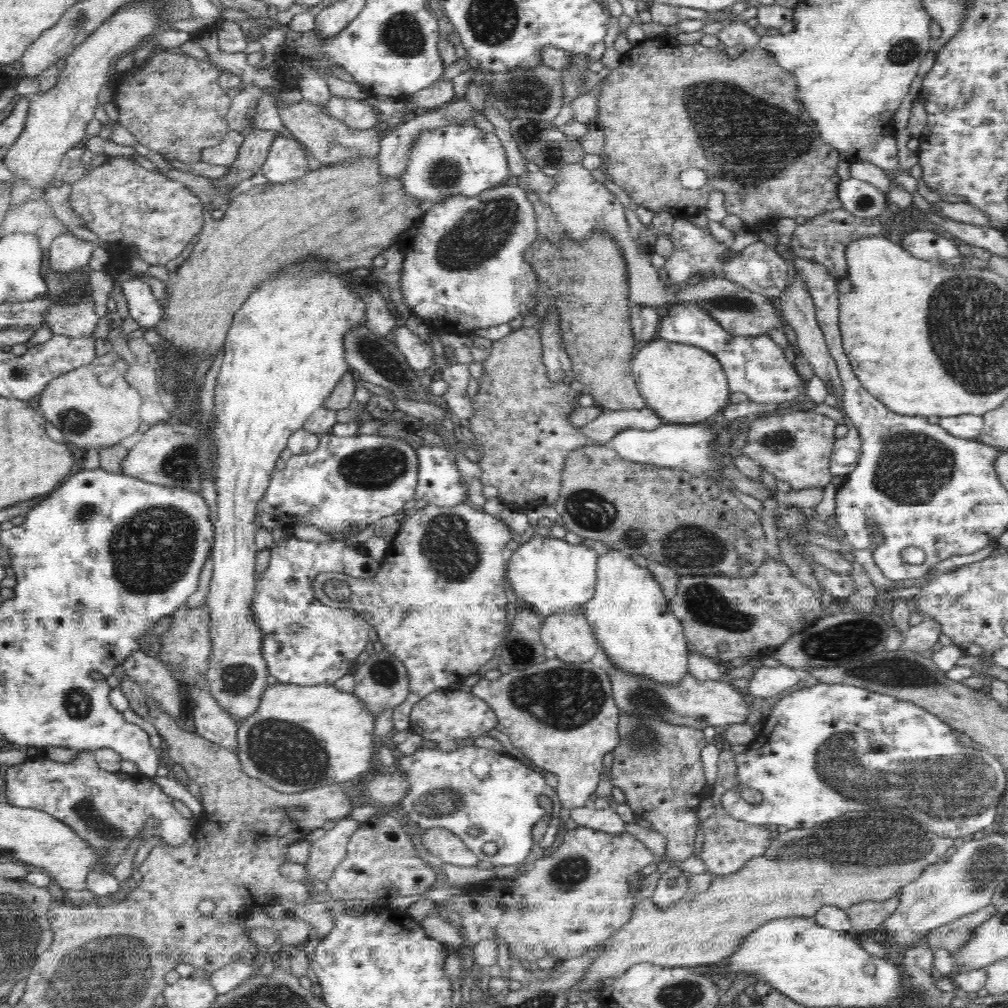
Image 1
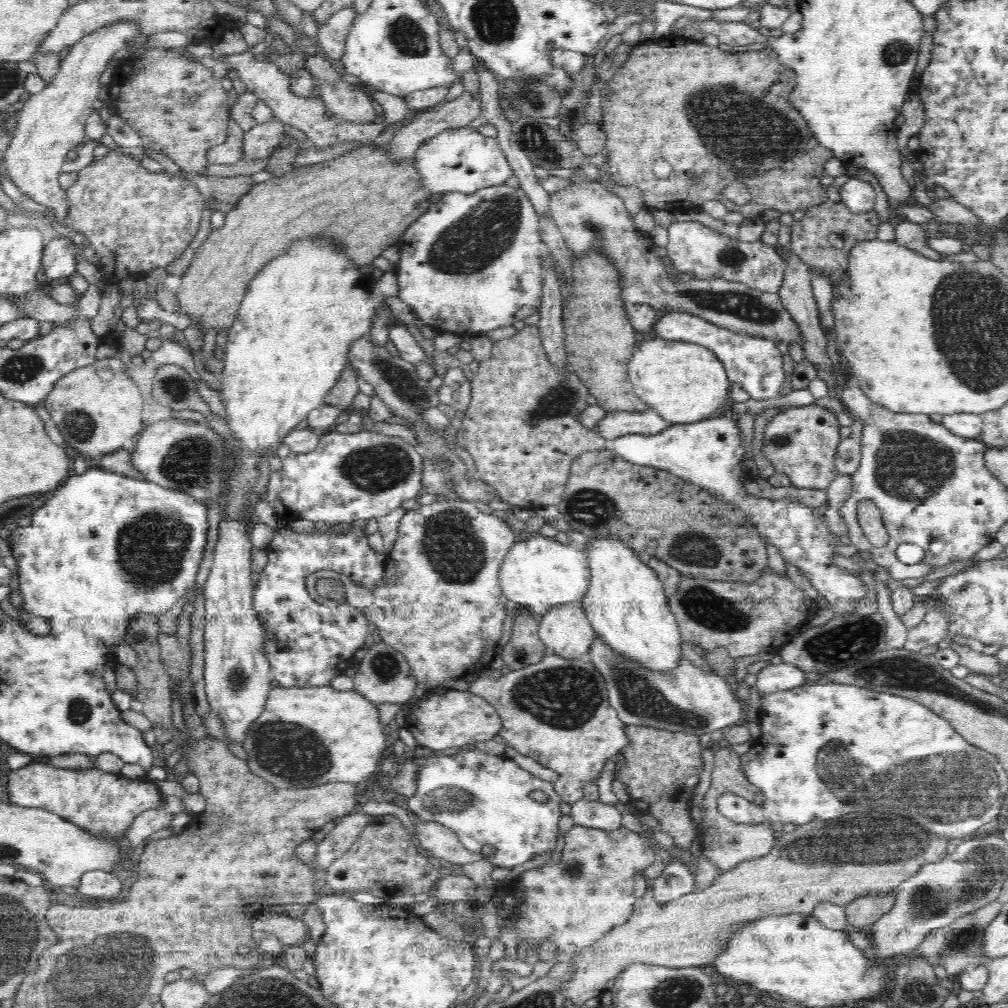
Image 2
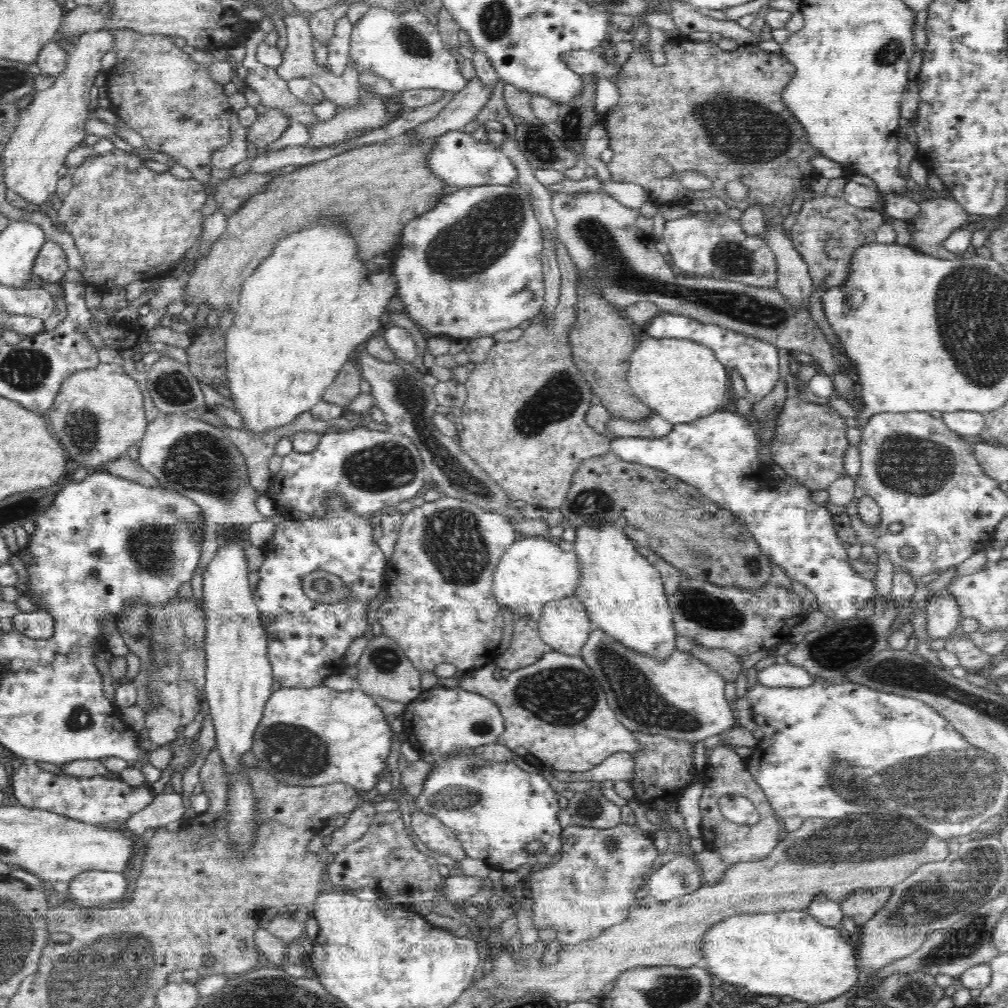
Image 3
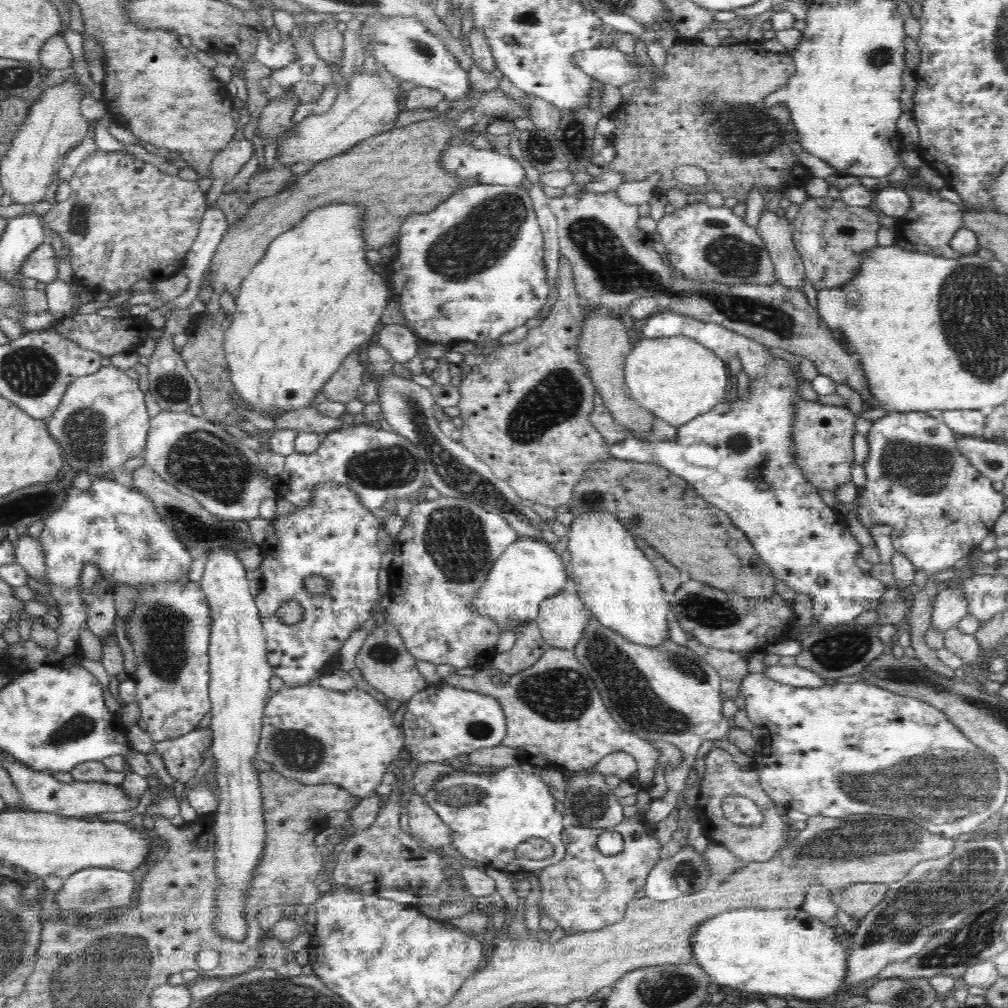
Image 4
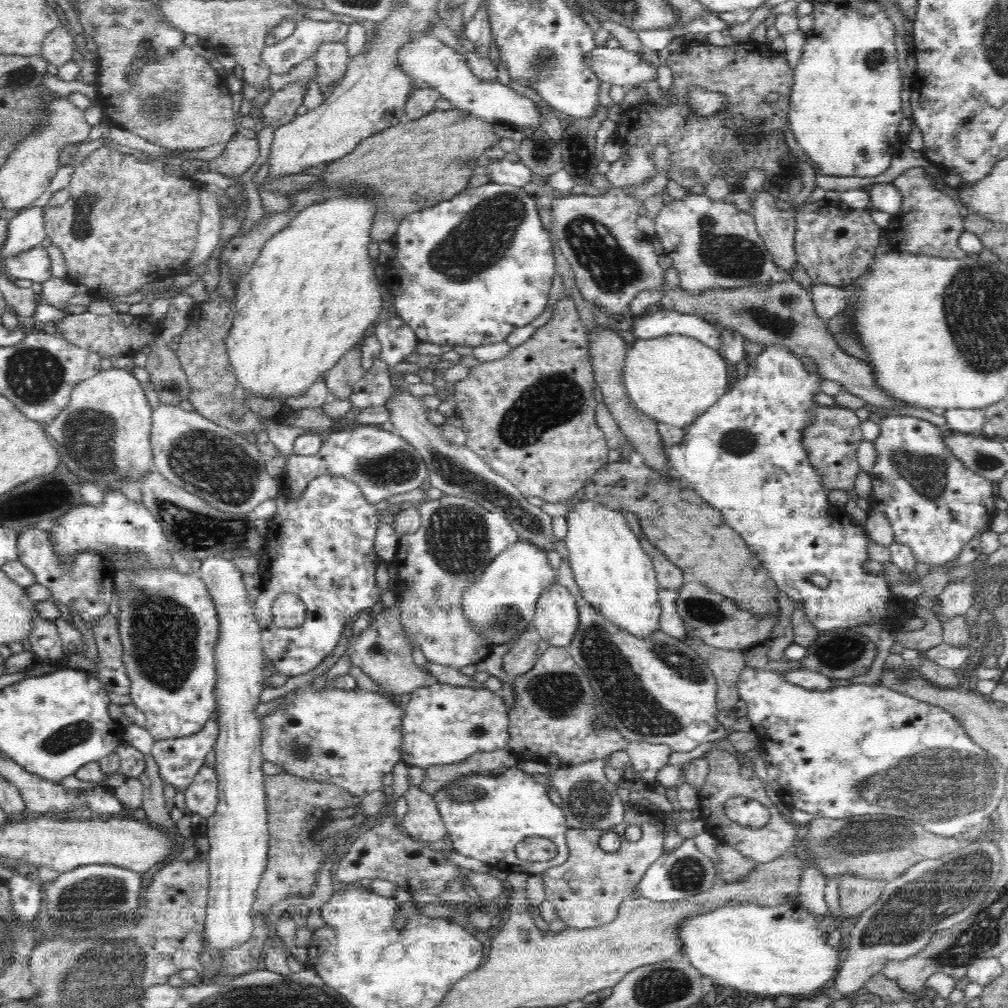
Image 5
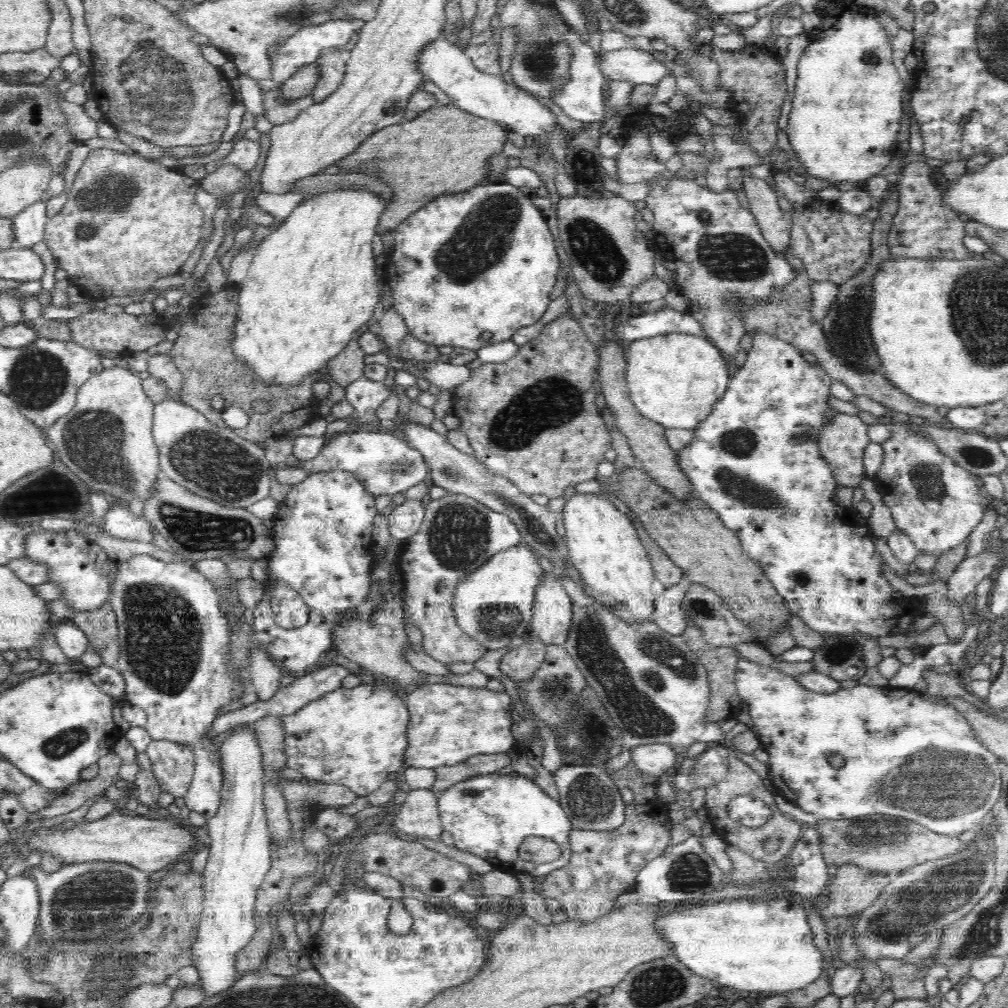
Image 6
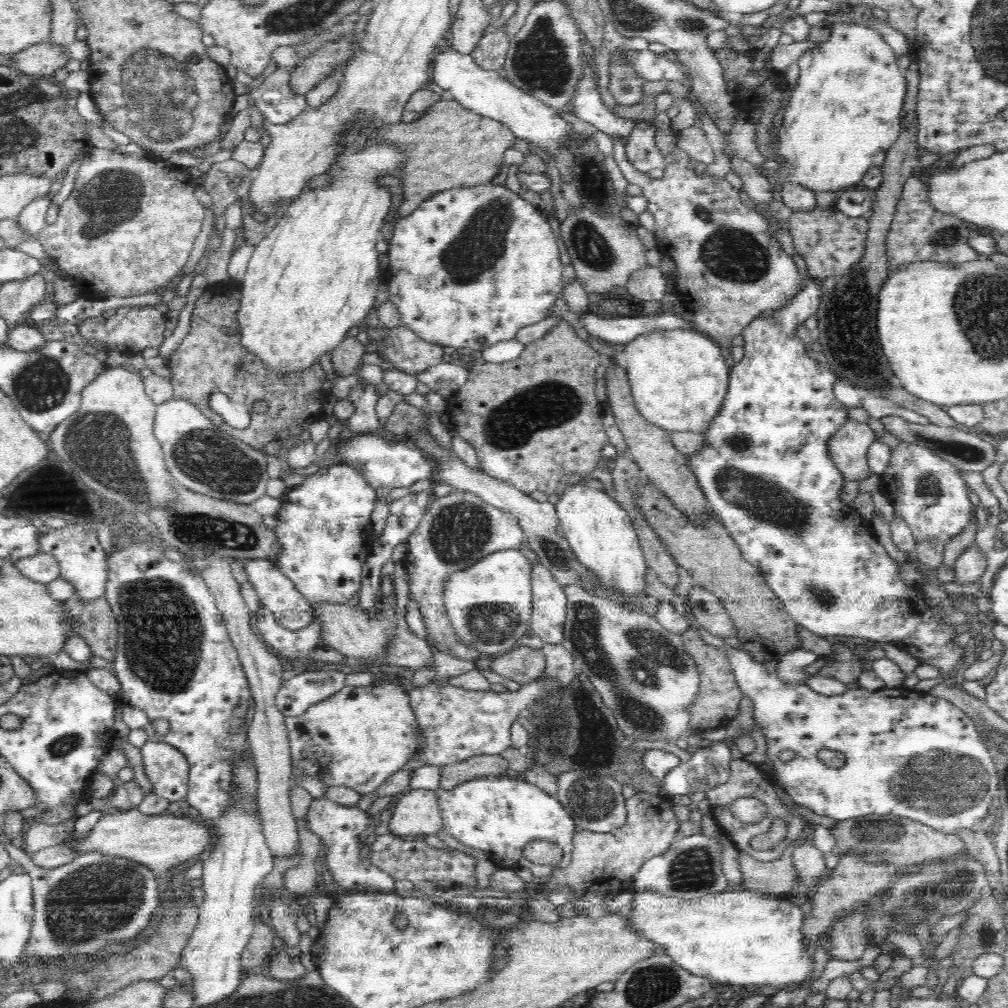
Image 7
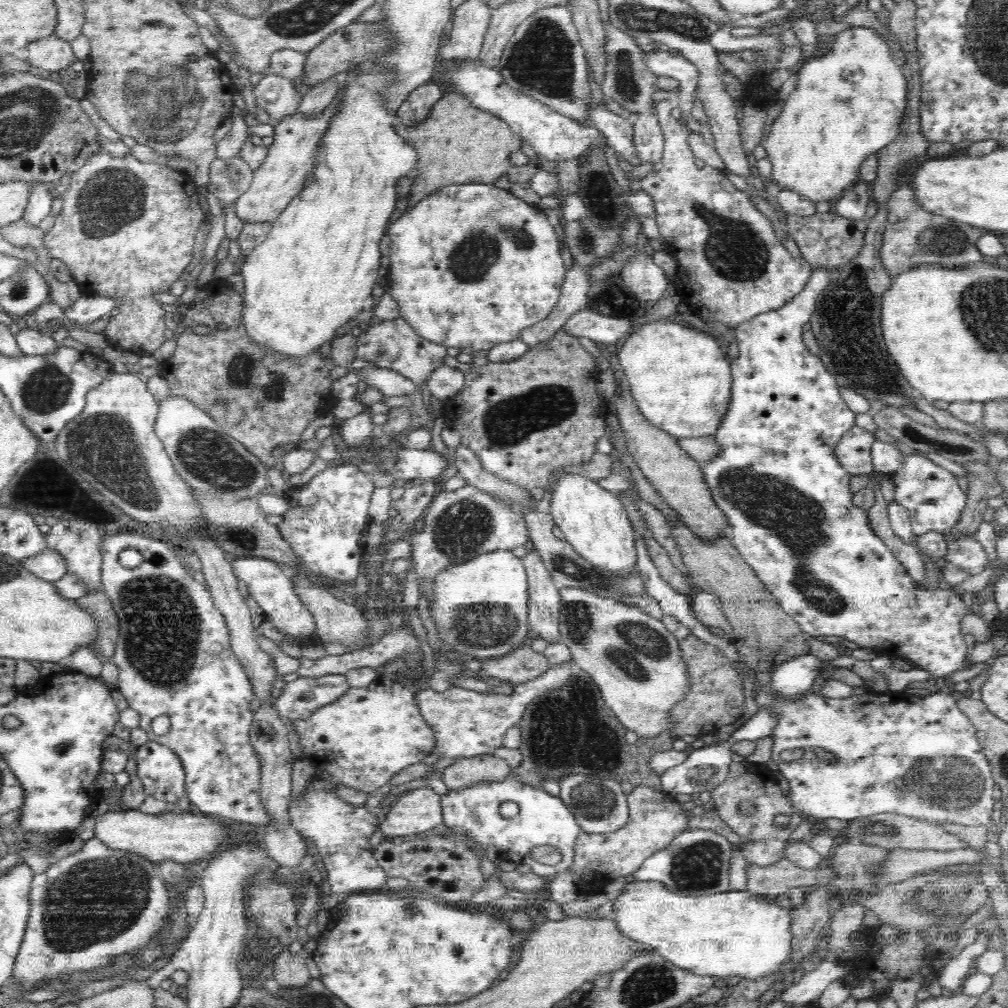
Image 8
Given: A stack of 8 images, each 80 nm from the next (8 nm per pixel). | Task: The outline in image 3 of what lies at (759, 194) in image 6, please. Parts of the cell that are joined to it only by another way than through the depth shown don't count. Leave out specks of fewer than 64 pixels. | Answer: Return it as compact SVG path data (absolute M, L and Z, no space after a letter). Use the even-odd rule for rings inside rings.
M766 223L764 240L776 257L777 289L780 294L783 294L785 300L795 308L809 308L810 295L815 288L806 261L794 249L792 241L788 234L784 234L781 225L768 227Z

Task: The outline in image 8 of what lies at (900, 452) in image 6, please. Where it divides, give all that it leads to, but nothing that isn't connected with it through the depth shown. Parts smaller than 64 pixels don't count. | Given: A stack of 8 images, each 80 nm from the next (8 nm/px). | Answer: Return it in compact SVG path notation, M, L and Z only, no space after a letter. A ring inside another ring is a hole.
M906 454L900 468L891 473L894 488L893 501L904 507L910 515L910 523L916 536L926 532L951 531L960 521L962 512L967 506L967 494L963 482L954 474L934 464L922 454Z

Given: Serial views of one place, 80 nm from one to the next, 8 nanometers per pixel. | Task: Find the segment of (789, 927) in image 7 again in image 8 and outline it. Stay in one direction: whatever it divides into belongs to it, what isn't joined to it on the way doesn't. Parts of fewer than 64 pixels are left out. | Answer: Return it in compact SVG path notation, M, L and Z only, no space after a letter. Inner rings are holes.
M632 881L621 895L612 900L617 923L624 937L648 946L650 951L670 960L672 965L689 970L700 976L712 976L724 980L738 976L756 980L776 974L793 956L792 906L779 906L773 899L750 894L748 891L728 891L708 895L682 895L665 887L661 882Z

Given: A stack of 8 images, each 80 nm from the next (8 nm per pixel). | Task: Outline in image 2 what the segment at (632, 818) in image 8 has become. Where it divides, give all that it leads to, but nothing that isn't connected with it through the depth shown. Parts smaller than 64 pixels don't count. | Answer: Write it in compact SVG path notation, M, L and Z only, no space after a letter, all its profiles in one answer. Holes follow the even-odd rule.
M574 825L564 834L565 845L557 864L547 864L524 871L509 885L500 884L499 895L513 892L515 910L507 918L497 918L498 927L512 927L518 937L518 943L526 942L526 947L542 944L549 940L558 948L560 959L569 959L594 945L600 938L609 934L616 926L623 926L634 910L637 900L633 896L634 876L644 871L654 862L654 850L651 843L642 834L625 827L618 830L602 830Z

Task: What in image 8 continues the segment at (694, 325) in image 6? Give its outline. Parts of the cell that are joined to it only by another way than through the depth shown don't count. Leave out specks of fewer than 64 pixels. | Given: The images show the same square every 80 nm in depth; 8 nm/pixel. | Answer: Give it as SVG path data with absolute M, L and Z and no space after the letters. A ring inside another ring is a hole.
M586 308L570 316L564 324L564 329L568 335L577 339L584 336L595 343L615 344L624 336L628 336L632 332L632 327L637 325L634 320L606 316L602 312Z

